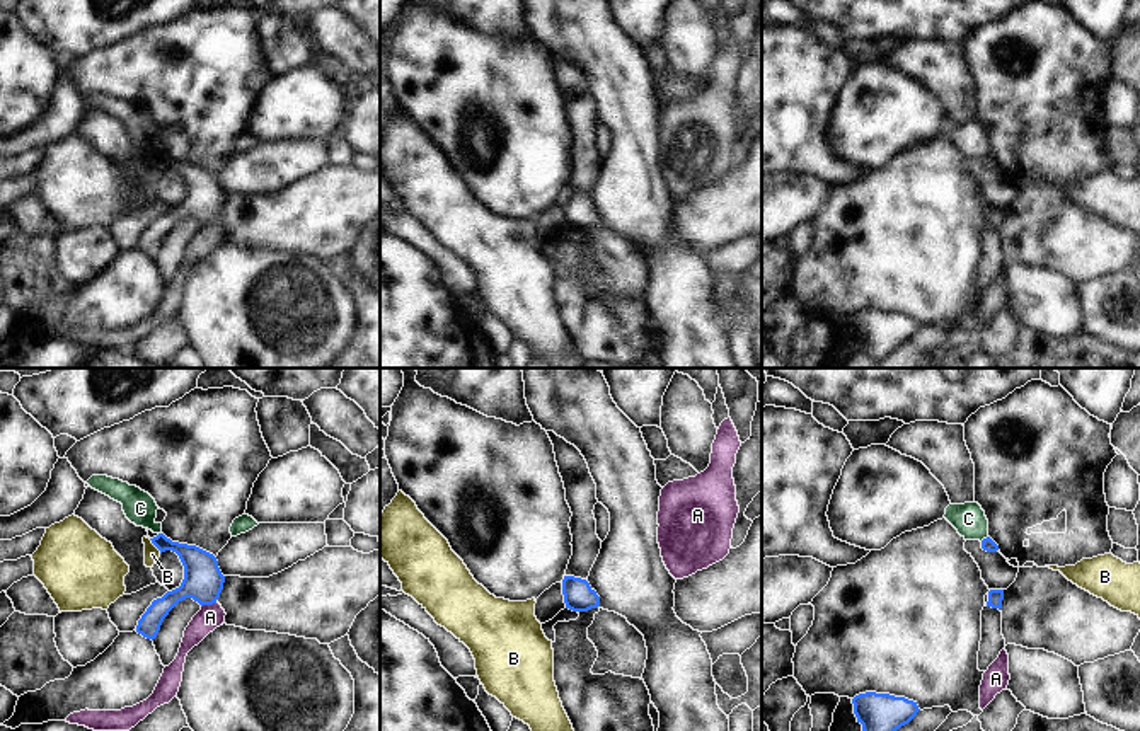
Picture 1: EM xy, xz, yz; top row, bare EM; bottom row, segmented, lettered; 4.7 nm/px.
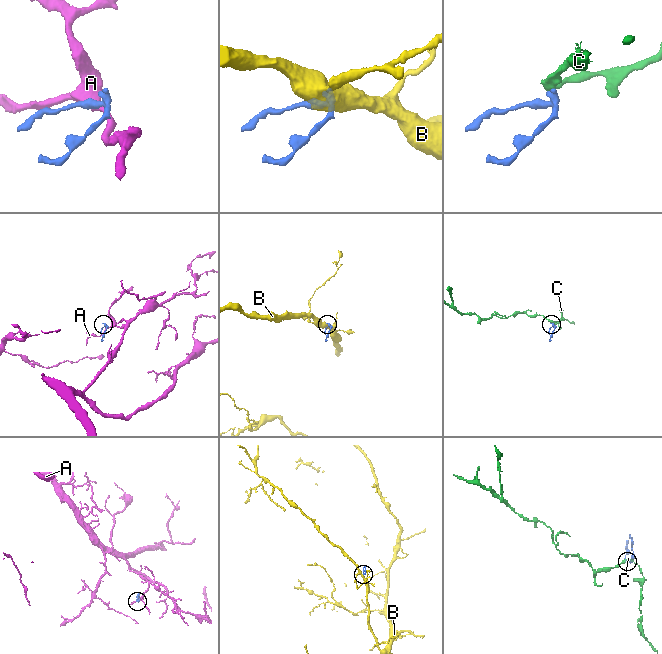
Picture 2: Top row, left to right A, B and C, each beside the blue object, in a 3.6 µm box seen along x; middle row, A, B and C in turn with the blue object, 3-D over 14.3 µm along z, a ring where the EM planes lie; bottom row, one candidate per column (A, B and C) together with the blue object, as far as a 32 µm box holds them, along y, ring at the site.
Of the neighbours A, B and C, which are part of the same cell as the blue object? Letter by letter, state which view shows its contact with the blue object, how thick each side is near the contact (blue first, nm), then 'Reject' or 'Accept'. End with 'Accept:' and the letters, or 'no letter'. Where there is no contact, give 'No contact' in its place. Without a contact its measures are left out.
A: Touches blue in xy. Thickness 190 nm (blue) against 120 nm. Reject
B: Touches blue in xy. Thickness 160 nm (blue) against 70 nm. Reject
C: Touches blue in yz. Thickness 60 nm (blue) against 150 nm. Reject
Accept: no letter

